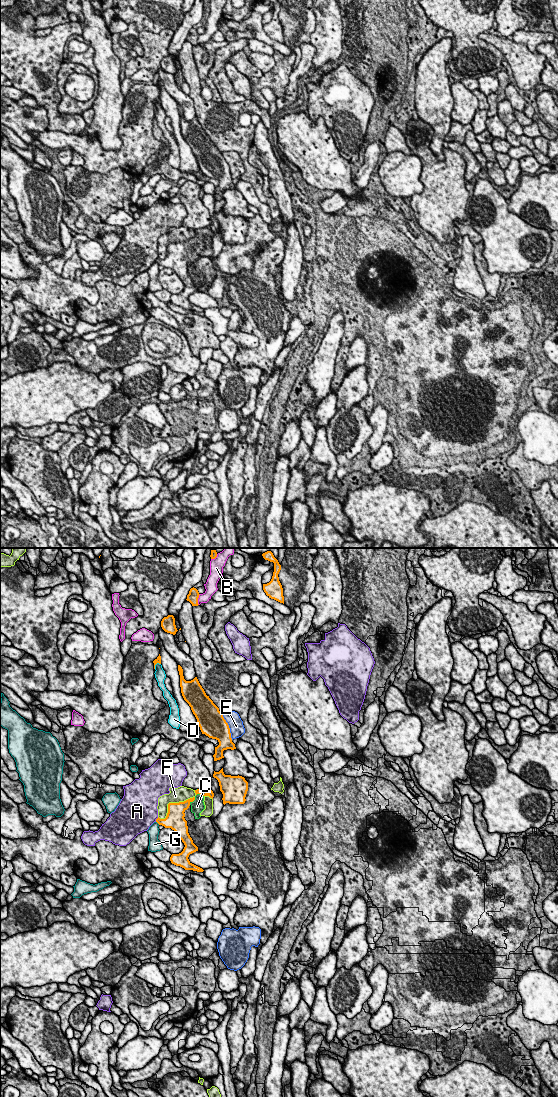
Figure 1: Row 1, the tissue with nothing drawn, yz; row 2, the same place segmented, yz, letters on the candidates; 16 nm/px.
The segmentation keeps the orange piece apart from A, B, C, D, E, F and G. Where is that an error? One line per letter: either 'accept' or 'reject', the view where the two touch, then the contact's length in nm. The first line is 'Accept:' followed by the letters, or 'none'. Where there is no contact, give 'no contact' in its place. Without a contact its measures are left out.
Accept: C
A: reject | yz | 100 nm
B: reject | yz | 180 nm
C: accept | yz | 160 nm
D: reject | yz | 140 nm
E: reject | yz | 480 nm
F: reject | yz | 700 nm
G: reject | yz | 80 nm

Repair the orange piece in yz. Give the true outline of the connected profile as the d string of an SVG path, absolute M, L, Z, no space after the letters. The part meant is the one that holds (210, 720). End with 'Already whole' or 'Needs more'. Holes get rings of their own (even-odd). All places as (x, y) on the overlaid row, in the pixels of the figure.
M178 665L178 671L182 696L191 707L202 734L219 742L219 745L215 747L213 757L214 761L220 760L224 758L224 750L236 749L235 744L232 742L229 725L219 708L206 695L197 677L191 681L186 681L180 665Z. Already whole

